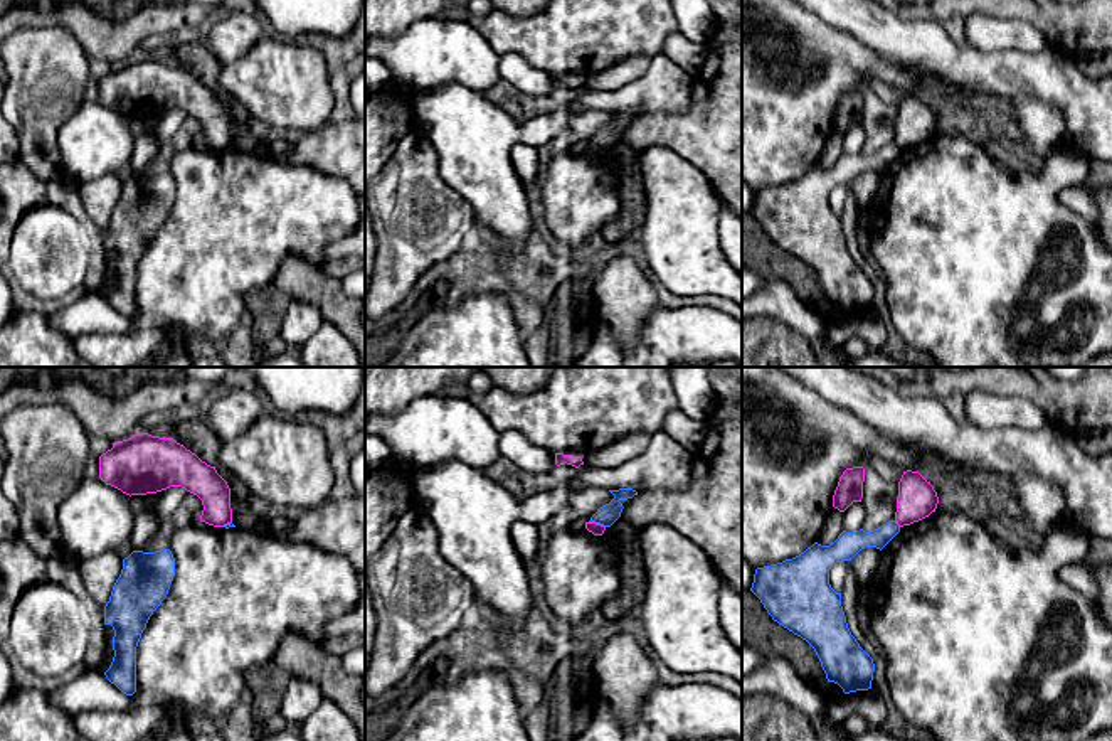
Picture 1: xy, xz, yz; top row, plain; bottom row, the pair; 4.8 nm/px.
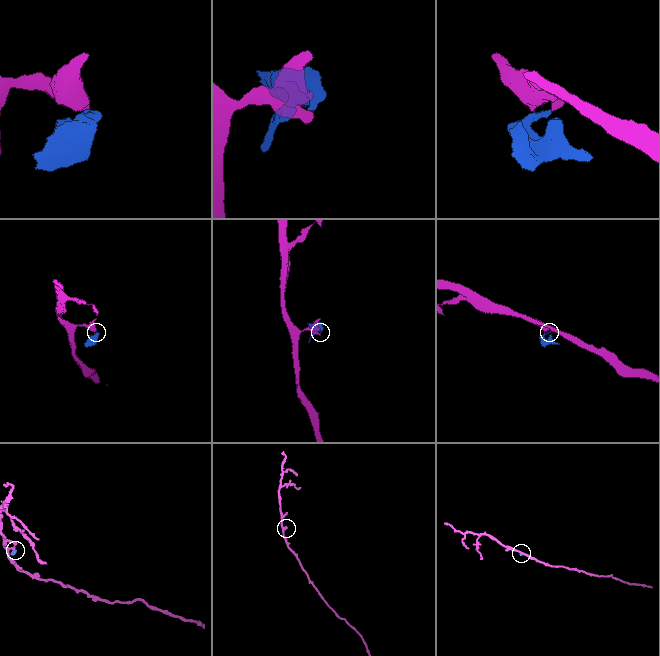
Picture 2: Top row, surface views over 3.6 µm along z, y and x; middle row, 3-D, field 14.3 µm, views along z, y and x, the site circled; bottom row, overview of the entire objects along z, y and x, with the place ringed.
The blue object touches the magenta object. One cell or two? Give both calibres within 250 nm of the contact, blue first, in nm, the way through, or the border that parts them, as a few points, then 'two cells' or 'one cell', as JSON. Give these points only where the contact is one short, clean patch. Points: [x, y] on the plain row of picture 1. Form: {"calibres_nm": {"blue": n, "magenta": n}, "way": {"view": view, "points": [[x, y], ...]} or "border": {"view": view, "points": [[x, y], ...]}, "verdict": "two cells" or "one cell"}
{"calibres_nm": {"blue": 100, "magenta": 60}, "border": {"view": "xz", "points": [[589, 143], [599, 145], [604, 150]]}, "verdict": "two cells"}

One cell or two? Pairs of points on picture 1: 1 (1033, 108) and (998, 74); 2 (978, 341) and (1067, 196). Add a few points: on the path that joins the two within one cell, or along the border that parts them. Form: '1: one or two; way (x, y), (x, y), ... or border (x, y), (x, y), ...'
1: two; border (1015, 101), (1038, 98), (1060, 108)
2: two; border (1060, 187), (1059, 199), (1077, 211), (1092, 228)

